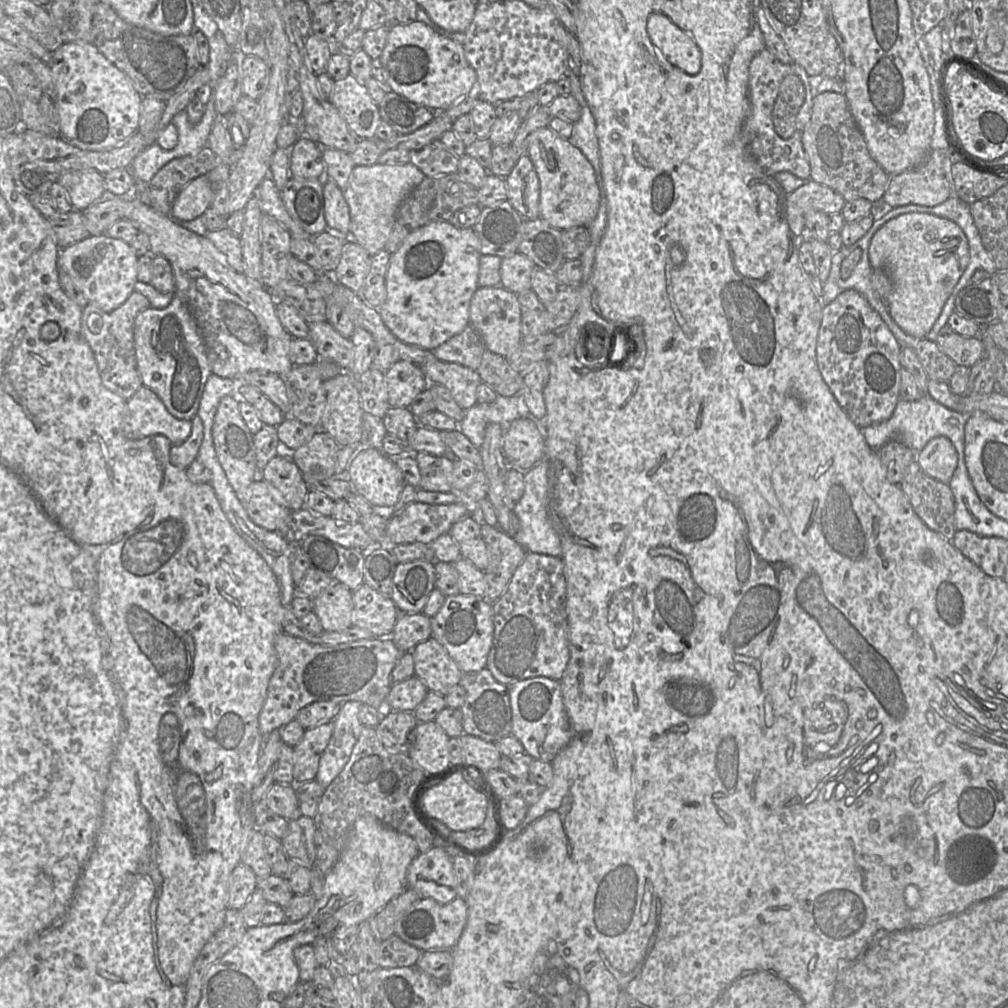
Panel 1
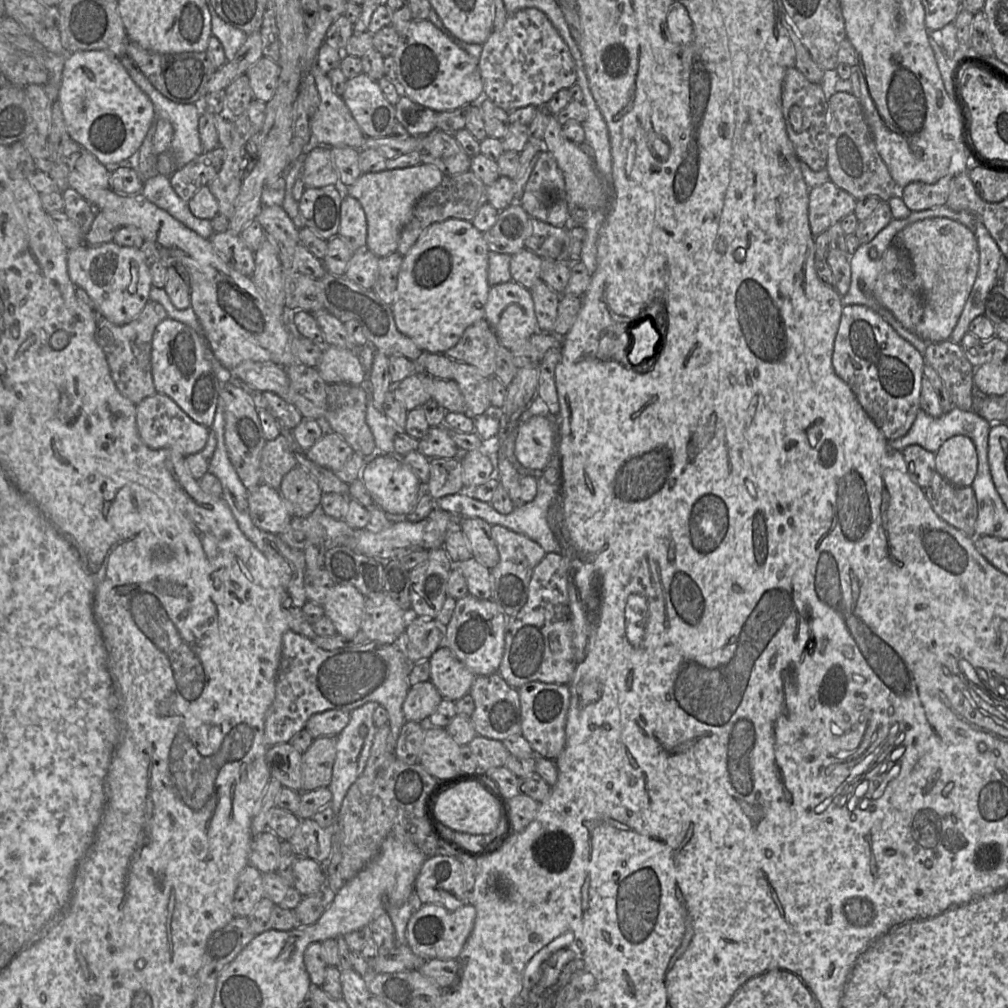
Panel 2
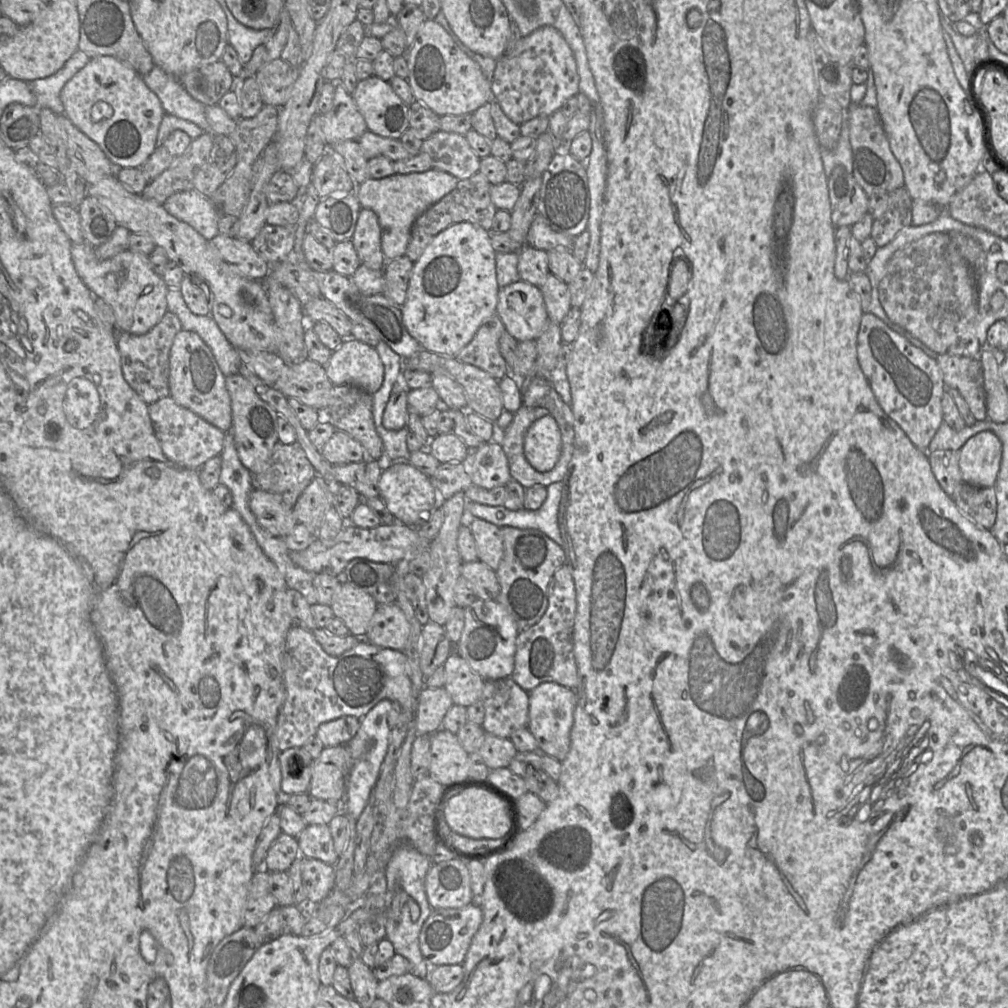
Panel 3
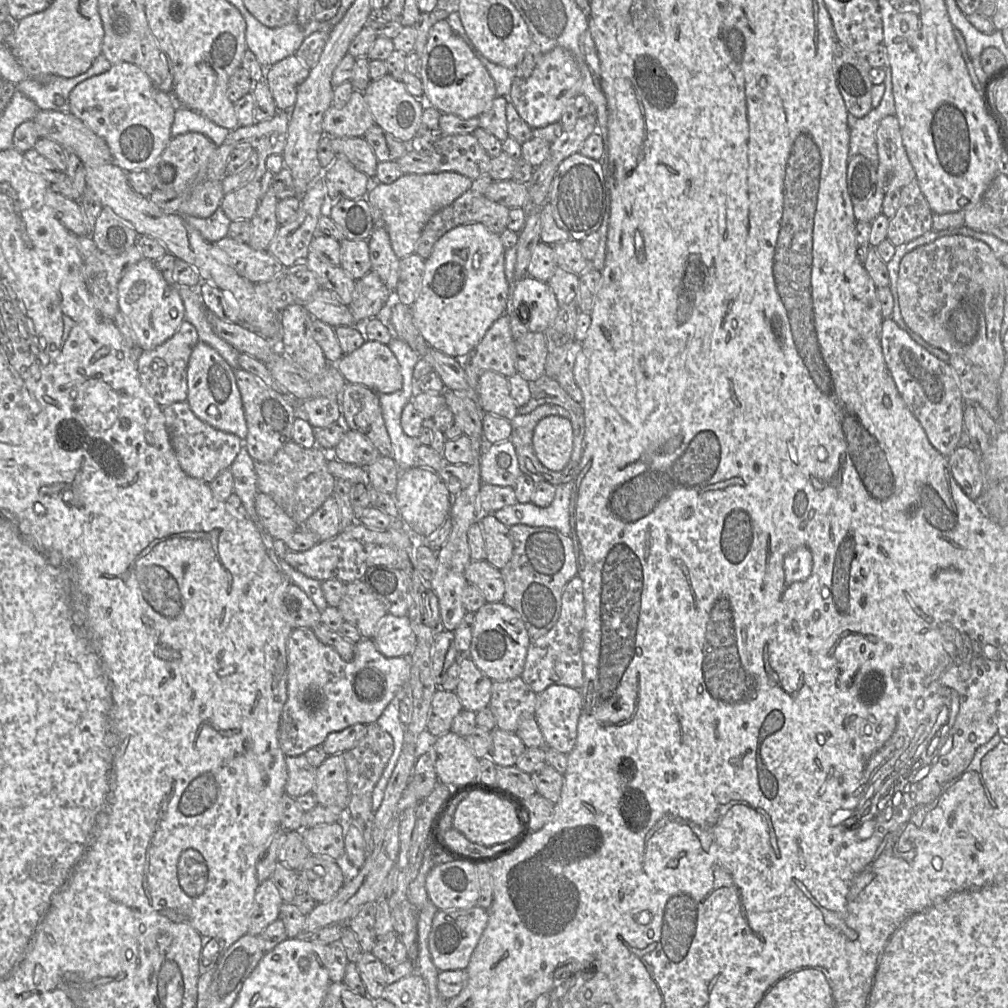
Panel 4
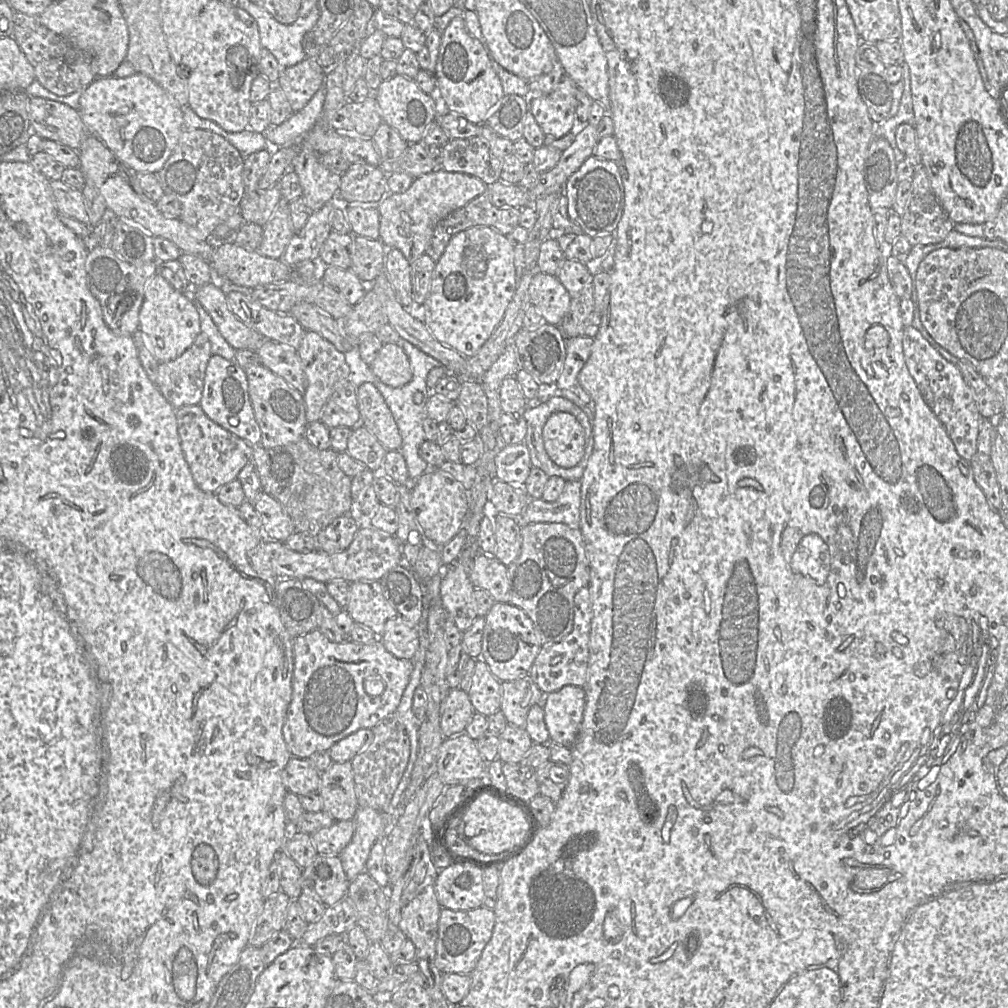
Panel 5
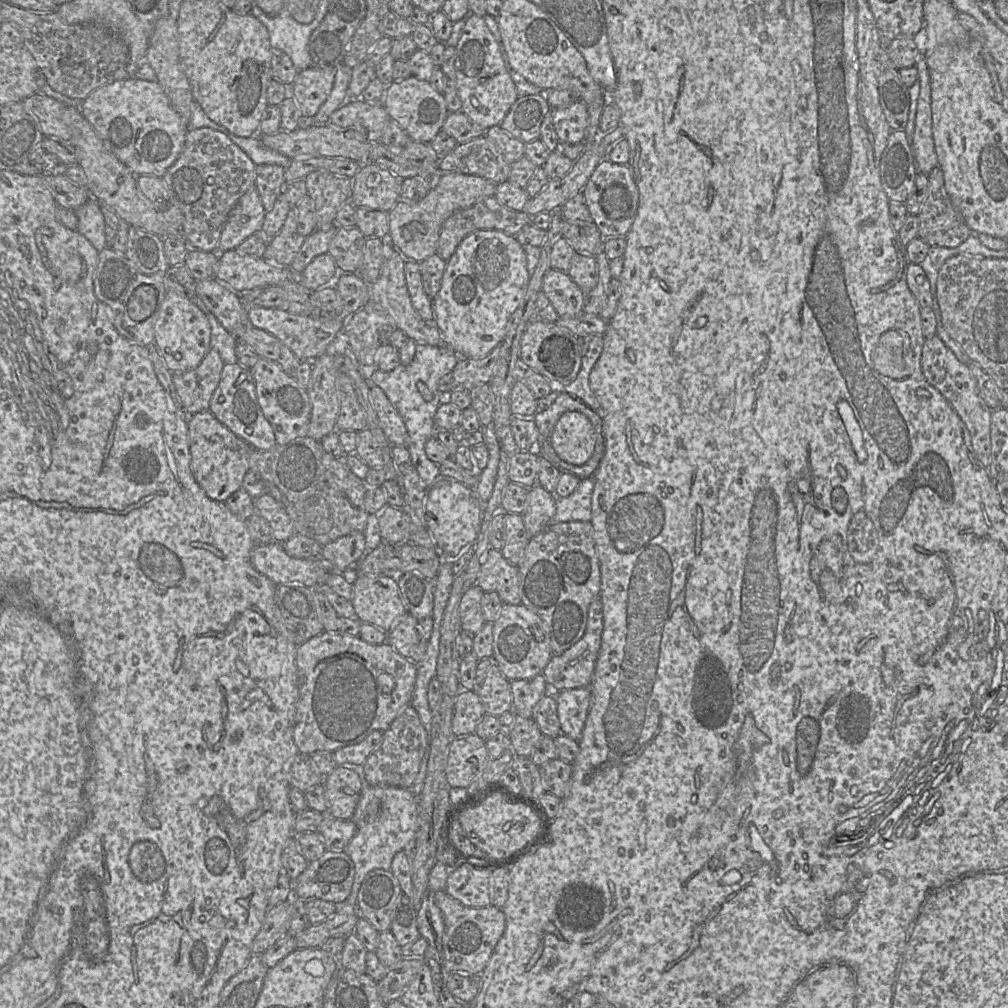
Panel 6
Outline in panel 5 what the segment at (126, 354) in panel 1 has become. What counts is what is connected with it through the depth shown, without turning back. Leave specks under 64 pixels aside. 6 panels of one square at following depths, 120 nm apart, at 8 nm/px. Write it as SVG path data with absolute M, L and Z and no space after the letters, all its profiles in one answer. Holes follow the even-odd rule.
M201 332L193 344L178 358L159 364L154 384L175 409L199 405L203 392L205 371L212 355L210 342L207 336Z

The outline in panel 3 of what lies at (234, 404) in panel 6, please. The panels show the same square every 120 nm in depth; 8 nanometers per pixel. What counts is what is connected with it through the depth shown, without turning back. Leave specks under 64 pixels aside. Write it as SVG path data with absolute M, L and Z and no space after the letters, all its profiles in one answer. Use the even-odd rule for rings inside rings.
M181 330L174 338L169 355L169 396L224 433L232 426L231 398L226 377L212 351L194 332Z

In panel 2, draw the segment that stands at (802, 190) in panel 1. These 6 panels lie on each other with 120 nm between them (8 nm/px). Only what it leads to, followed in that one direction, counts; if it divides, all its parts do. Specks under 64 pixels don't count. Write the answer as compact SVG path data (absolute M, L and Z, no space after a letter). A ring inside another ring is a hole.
M831 181L810 189L808 203L812 235L818 236L843 217L852 214L857 200Z

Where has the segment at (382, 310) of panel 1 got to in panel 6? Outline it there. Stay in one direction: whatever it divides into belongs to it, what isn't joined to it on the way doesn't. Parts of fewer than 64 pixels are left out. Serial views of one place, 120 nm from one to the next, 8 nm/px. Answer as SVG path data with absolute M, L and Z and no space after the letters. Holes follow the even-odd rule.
M480 230L466 236L447 261L441 288L432 300L434 325L440 331L443 343L461 358L480 359L487 356L504 341L510 330L511 318L524 300L530 277L524 248L515 236L498 230Z

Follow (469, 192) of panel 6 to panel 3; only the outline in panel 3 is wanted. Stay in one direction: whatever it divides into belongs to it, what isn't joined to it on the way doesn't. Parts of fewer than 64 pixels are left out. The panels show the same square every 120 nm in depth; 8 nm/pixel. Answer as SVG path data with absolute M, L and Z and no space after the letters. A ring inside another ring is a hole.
M435 169L421 173L395 174L387 178L368 179L355 186L353 194L362 208L373 211L381 229L381 247L387 261L403 257L411 239L416 219L457 186L459 179Z

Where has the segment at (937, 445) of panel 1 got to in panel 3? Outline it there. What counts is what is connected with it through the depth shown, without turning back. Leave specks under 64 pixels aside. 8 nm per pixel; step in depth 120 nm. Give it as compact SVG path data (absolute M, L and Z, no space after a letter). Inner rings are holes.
M992 432L970 437L959 450L959 468L965 484L976 488L995 486L1002 458L1002 444Z

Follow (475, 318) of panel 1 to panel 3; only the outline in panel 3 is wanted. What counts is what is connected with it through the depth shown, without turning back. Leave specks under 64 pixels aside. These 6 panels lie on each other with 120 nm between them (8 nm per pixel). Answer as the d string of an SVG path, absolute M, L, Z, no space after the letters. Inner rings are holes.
M521 279L500 288L496 315L518 342L535 341L550 323L540 287Z

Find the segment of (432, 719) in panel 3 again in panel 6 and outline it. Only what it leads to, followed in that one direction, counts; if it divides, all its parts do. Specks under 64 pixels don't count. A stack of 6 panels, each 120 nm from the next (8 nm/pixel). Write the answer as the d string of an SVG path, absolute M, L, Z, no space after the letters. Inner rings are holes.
M461 691L455 697L452 731L455 737L475 733L481 718L486 714L476 691Z

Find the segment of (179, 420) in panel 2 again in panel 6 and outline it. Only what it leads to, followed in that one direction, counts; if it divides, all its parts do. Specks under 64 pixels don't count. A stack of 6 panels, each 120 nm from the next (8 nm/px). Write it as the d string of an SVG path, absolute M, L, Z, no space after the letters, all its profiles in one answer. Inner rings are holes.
M210 411L188 416L188 436L191 471L195 480L208 497L225 502L242 488L243 479L250 470L250 454L255 448L230 431Z

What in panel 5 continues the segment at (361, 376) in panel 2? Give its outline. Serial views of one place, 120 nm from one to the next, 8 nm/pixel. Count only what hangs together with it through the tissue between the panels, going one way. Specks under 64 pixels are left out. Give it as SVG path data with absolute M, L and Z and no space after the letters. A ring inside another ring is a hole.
M383 344L369 367L382 383L391 387L402 387L412 378L409 358L399 344Z

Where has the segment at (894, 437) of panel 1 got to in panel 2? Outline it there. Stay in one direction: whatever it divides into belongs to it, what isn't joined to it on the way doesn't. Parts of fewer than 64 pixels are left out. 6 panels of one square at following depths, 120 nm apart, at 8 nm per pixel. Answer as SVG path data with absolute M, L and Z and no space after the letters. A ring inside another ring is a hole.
M953 407L950 411L944 413L940 417L933 417L922 409L917 413L915 420L909 431L902 437L888 440L889 445L898 451L901 451L909 445L916 445L927 451L936 453L941 445L953 436L963 435L971 439L973 442L977 457L980 474L989 472L988 466L988 435L992 424L973 413L972 411L964 411Z

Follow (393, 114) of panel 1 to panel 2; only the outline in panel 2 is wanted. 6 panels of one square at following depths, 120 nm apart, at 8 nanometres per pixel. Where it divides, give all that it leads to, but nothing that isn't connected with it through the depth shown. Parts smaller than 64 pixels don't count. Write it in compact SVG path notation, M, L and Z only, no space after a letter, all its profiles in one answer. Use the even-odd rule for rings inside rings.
M404 95L394 106L398 123L407 130L410 136L423 137L438 130L438 113L434 110L422 106Z

